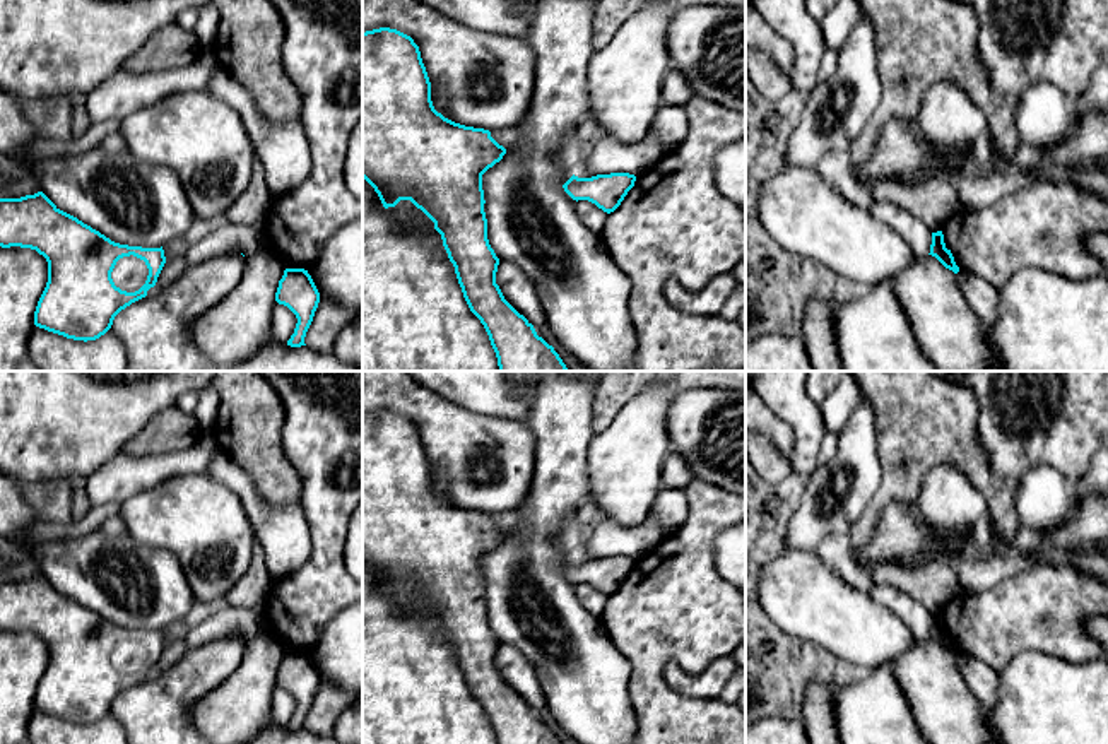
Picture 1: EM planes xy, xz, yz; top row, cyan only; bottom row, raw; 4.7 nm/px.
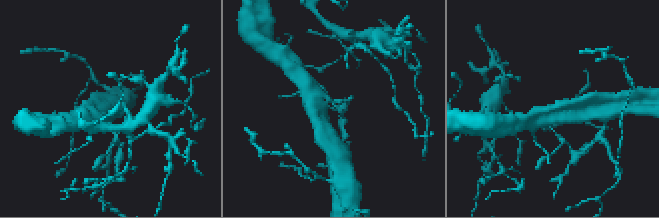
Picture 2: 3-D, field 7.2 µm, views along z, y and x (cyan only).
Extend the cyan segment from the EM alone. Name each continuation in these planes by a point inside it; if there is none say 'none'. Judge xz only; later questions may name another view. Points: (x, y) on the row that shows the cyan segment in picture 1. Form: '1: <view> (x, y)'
none

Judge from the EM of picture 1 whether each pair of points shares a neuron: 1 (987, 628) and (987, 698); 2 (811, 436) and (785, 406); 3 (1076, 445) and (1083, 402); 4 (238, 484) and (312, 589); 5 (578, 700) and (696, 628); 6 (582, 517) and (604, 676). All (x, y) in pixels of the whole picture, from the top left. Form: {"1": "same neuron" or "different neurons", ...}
{"1": "different neurons", "2": "same neuron", "3": "same neuron", "4": "different neurons", "5": "different neurons", "6": "different neurons"}

